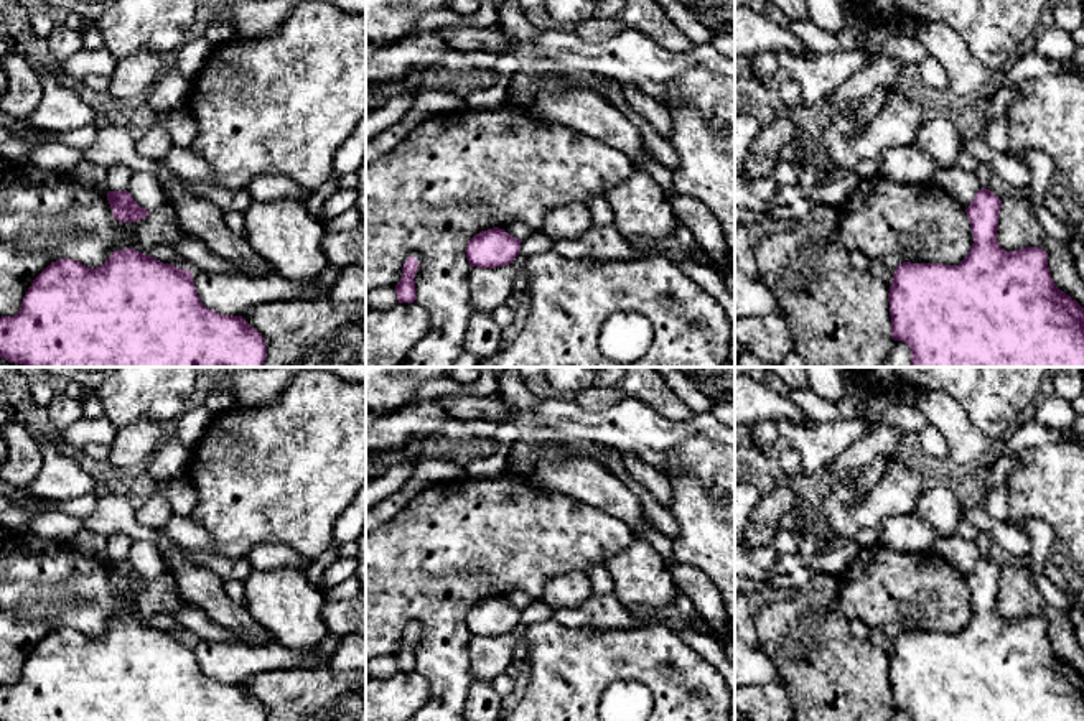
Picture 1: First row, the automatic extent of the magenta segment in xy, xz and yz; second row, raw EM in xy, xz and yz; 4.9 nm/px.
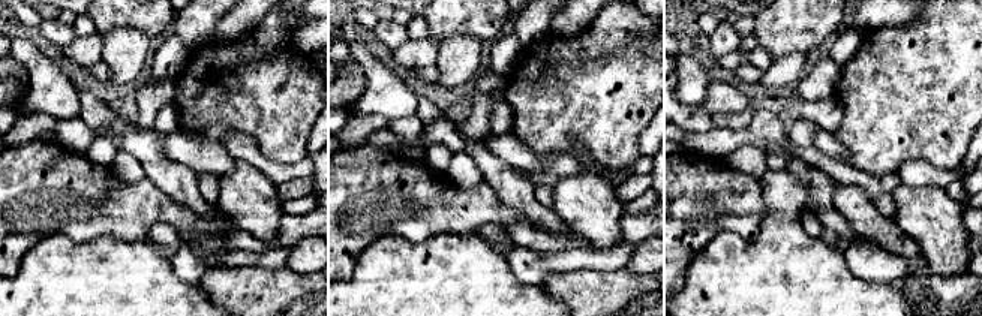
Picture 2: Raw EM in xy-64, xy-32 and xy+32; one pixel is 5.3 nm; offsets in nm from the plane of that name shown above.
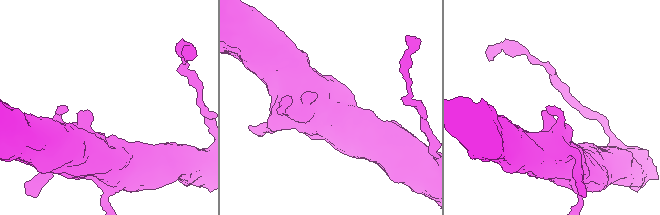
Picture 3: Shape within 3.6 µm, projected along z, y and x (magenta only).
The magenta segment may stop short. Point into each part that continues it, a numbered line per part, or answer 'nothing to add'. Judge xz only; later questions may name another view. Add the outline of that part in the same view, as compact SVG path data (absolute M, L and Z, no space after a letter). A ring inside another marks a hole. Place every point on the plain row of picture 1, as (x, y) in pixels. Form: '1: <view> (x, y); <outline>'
nothing to add

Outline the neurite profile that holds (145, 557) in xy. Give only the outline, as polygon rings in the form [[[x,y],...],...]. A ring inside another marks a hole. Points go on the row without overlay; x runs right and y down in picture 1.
[[[133,542],[127,560],[133,570],[147,579],[155,579],[165,573],[165,558],[160,548],[152,542]]]

